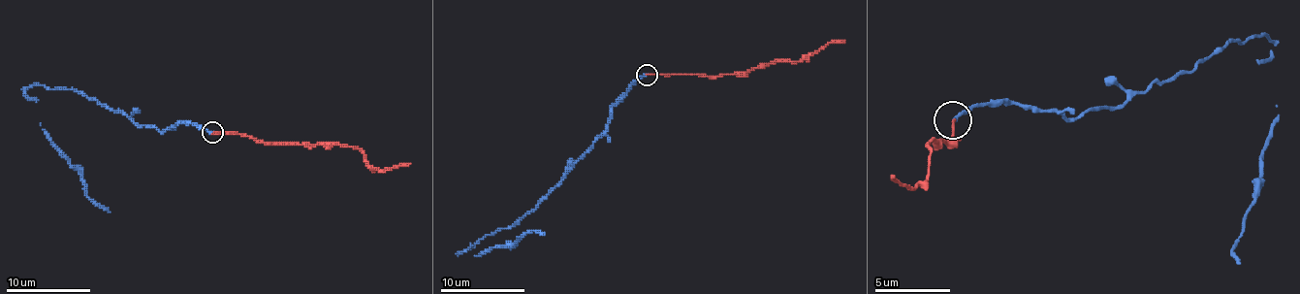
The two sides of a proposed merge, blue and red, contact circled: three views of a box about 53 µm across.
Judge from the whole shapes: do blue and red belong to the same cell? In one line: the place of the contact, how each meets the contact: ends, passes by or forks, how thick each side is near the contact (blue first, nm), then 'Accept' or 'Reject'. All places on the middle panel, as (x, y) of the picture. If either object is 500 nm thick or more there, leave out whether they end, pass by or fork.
Place: (647, 75). At the ring blue ends. At the ring red ends. Thickness 240 nm (blue) against 150 nm. Reject

